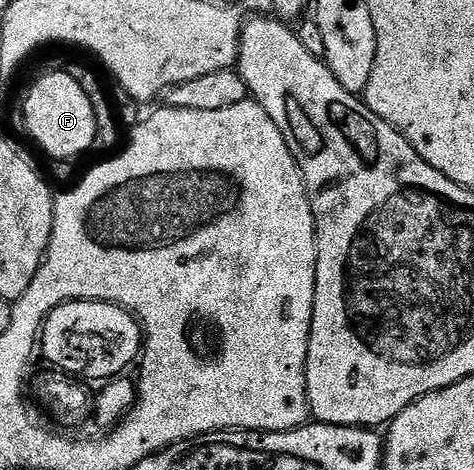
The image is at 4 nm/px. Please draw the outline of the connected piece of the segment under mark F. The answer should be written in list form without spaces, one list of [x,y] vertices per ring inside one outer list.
[[[65,71],[46,73],[26,93],[26,106],[22,113],[26,116],[26,129],[30,137],[50,157],[59,157],[66,161],[69,157],[78,157],[81,153],[90,153],[94,147],[96,135],[96,115],[88,95],[72,75]]]

